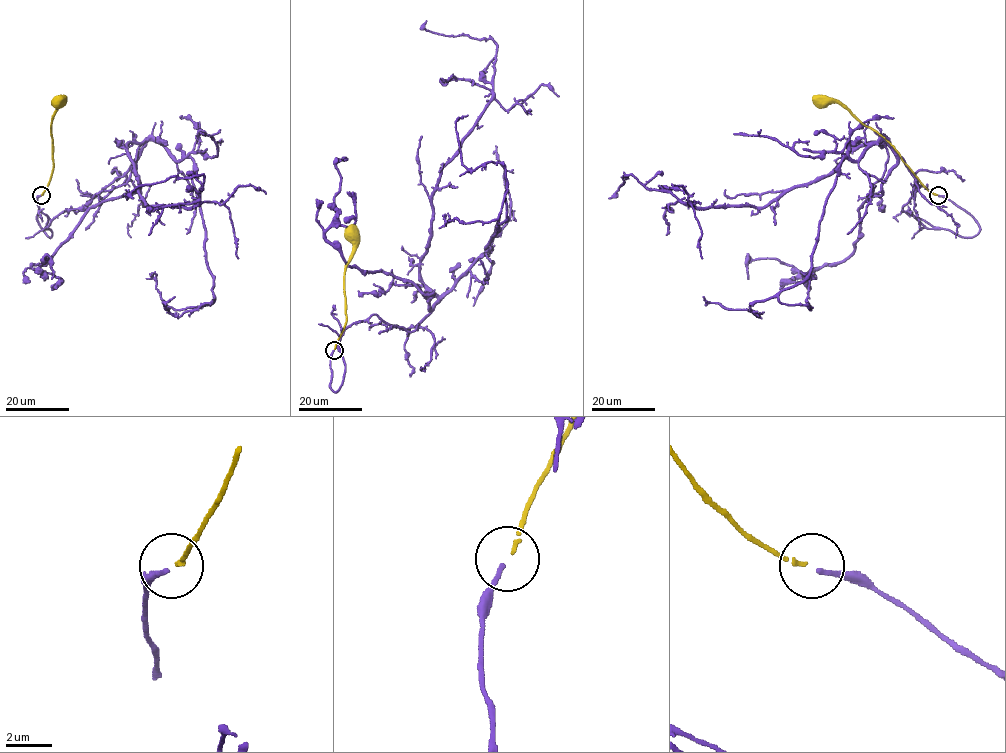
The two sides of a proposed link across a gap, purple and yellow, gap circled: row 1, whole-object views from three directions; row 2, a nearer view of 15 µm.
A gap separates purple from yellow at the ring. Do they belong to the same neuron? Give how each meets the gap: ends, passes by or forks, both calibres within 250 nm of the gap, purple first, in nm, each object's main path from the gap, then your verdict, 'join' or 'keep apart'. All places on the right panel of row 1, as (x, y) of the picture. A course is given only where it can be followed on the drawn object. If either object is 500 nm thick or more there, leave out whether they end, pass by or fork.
purple ends; yellow ends; calibres 200 and 160 nm; course purple (938, 195), (975, 235), (902, 210), (915, 177), (886, 142), (763, 207), (688, 206), (630, 175), (608, 198); course yellow (937, 195), (922, 183), (888, 142), (837, 102), (820, 99); keep apart

